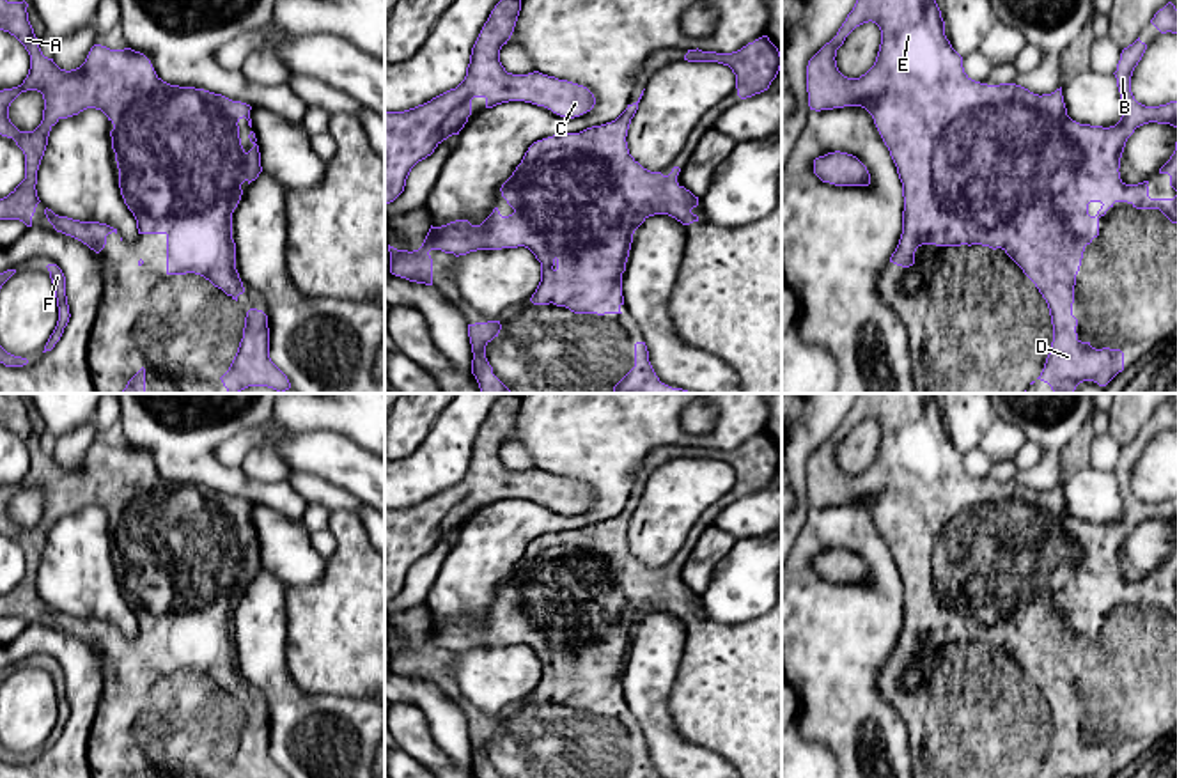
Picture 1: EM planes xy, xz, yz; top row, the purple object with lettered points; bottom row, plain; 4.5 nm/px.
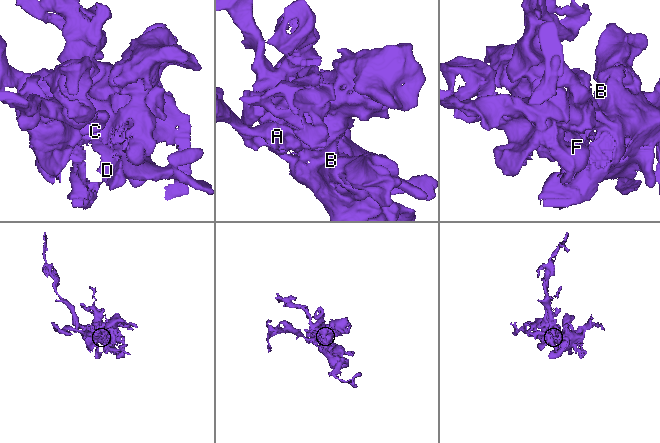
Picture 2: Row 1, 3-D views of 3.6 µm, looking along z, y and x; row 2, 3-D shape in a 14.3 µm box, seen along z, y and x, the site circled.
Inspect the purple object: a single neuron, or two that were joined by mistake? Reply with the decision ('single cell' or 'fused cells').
single cell

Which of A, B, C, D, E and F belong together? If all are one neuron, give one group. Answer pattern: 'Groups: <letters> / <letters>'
Groups: A B C D E F

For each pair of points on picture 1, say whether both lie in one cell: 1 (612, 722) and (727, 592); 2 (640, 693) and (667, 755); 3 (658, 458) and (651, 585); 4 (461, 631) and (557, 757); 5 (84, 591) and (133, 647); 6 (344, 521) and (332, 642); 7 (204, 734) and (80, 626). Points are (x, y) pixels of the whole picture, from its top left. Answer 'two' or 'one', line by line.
1: two
2: one
3: one
4: one
5: two
6: one
7: one

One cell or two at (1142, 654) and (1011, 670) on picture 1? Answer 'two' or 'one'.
one

